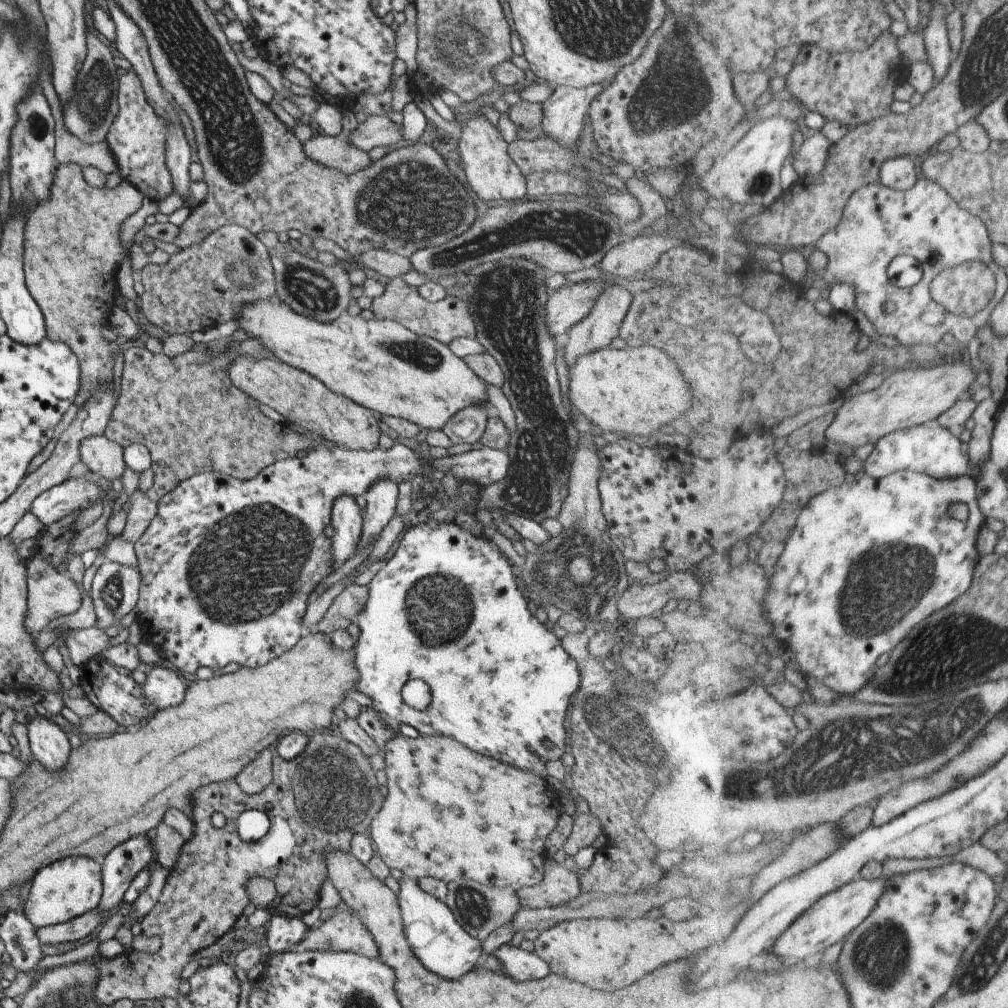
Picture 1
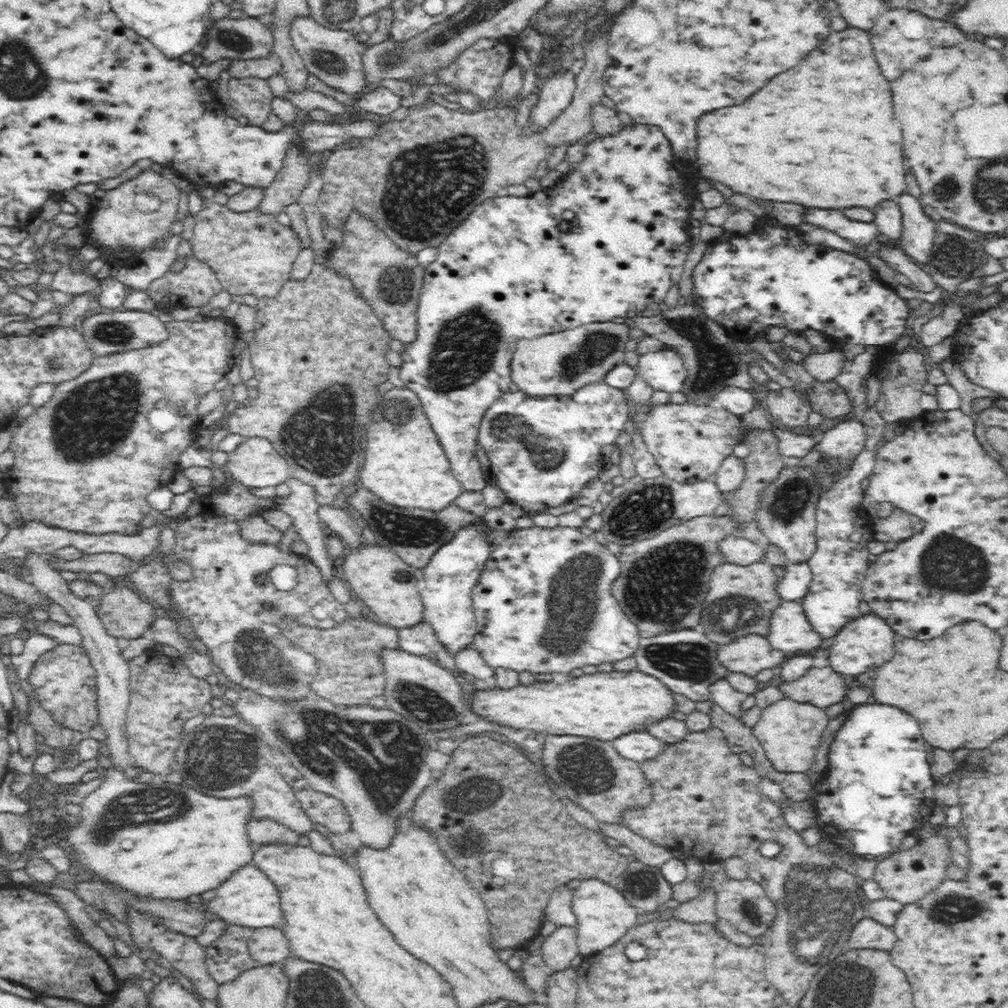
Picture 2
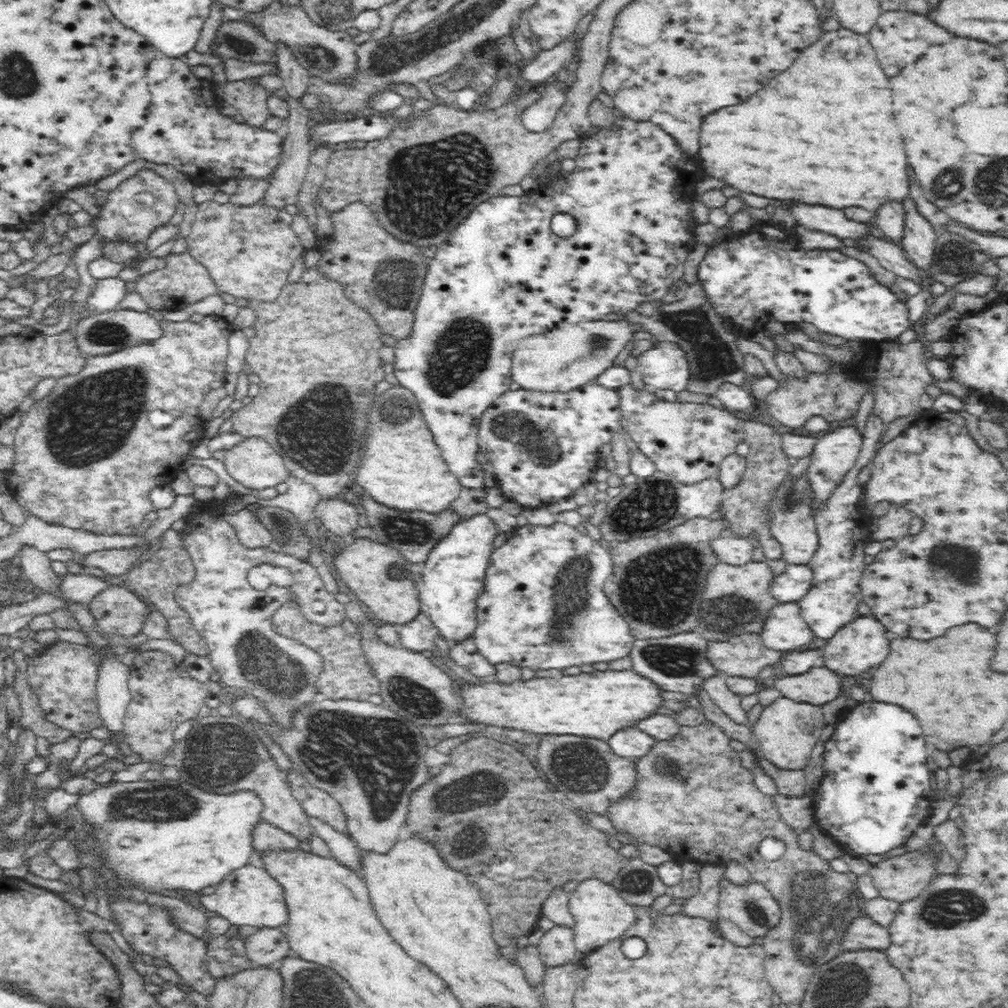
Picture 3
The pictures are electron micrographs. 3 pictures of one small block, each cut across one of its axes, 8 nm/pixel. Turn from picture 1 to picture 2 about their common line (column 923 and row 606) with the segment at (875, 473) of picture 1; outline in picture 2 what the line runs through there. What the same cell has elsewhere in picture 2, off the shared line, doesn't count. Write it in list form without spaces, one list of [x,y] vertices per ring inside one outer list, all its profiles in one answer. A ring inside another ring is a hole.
[[[488,526],[458,530],[456,536],[442,546],[423,569],[424,588],[420,595],[424,604],[424,618],[434,629],[440,643],[450,650],[452,657],[472,646],[475,634],[479,631],[471,591],[478,582],[478,576],[483,574],[492,552],[493,546],[486,538],[487,531]]]

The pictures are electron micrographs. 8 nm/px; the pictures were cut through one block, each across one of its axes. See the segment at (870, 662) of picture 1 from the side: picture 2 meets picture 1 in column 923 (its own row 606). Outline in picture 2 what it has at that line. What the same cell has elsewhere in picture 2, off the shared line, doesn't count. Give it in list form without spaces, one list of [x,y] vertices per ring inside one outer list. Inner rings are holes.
[[[532,527],[530,529],[515,529],[511,532],[511,535],[508,539],[504,540],[502,544],[498,544],[497,547],[492,548],[492,552],[490,554],[489,560],[485,565],[485,570],[483,574],[478,576],[478,582],[474,584],[474,589],[471,591],[471,598],[473,601],[473,612],[475,614],[477,625],[479,626],[479,631],[475,634],[472,647],[482,655],[482,659],[486,661],[486,665],[490,666],[492,670],[496,669],[504,669],[504,670],[512,670],[514,673],[519,674],[520,672],[530,672],[530,674],[574,674],[574,670],[578,670],[578,668],[582,669],[586,664],[604,664],[604,662],[618,662],[618,660],[624,660],[624,658],[628,658],[629,656],[634,656],[635,650],[638,650],[640,639],[642,638],[638,627],[634,622],[632,622],[624,611],[622,611],[622,607],[618,605],[618,601],[614,599],[613,596],[613,582],[618,578],[618,574],[620,574],[620,564],[618,564],[618,558],[608,550],[608,548],[602,544],[599,544],[594,540],[593,537],[586,537],[578,528],[569,528],[569,527],[556,527],[552,529],[544,529],[539,527]]]

